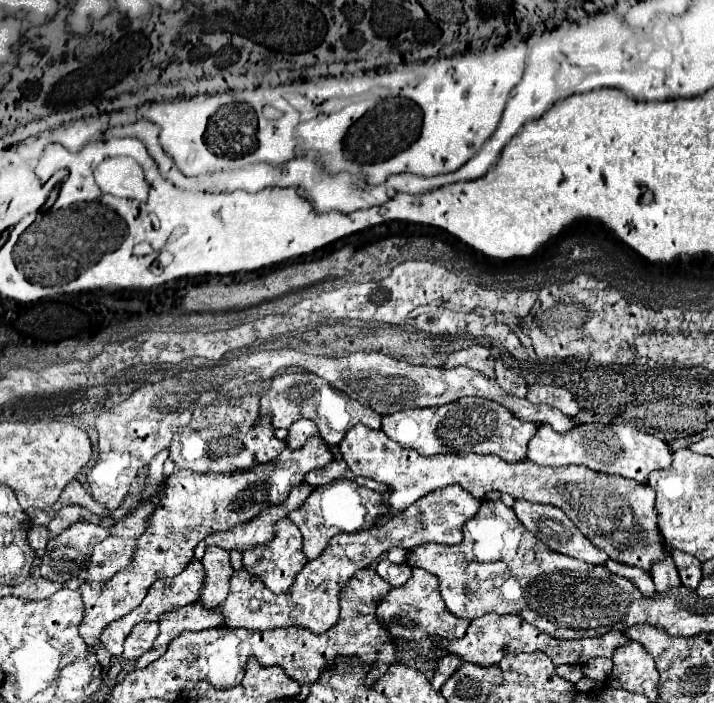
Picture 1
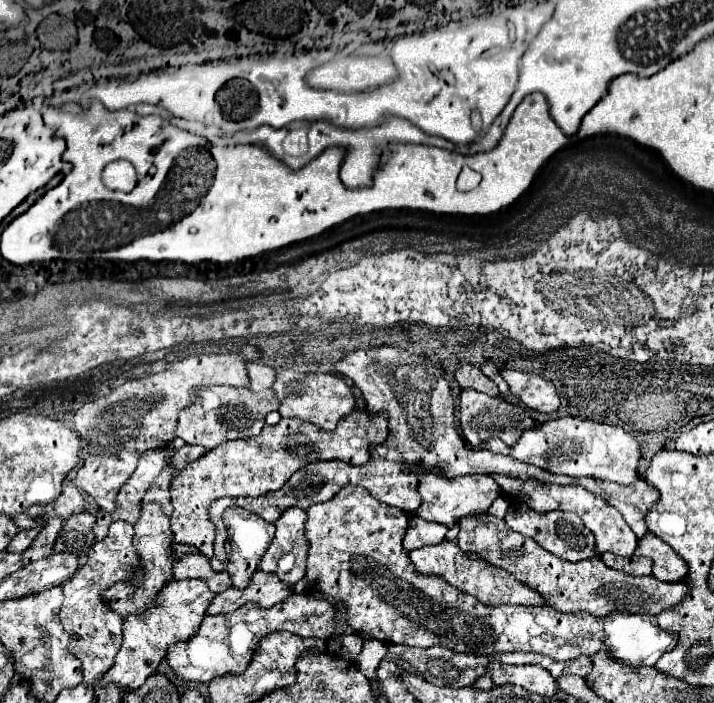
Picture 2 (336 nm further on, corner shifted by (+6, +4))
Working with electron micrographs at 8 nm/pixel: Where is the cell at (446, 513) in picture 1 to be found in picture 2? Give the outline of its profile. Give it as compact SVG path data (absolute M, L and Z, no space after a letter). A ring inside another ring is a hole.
M424 475L418 485L418 493L422 495L422 507L416 511L416 515L426 521L436 521L452 527L456 519L462 519L476 509L480 513L486 513L492 501L500 495L500 487L490 475L462 475L452 479L442 475Z

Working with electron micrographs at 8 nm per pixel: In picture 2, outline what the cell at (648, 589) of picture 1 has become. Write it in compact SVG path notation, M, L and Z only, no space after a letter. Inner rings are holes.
M604 553L600 559L610 569L618 569L618 571L624 571L630 575L652 575L652 563L646 557L636 557L636 555L620 557L614 553Z

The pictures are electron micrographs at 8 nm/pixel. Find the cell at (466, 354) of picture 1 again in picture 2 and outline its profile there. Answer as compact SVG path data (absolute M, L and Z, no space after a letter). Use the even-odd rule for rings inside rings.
M462 365L456 371L456 381L460 383L462 389L474 389L474 391L486 393L490 397L500 397L498 387L476 365Z

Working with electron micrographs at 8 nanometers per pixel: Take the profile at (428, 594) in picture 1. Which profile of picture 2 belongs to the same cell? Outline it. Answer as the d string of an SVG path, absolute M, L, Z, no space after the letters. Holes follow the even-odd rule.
M442 541L438 545L428 545L428 547L420 547L410 551L410 559L416 565L416 571L424 573L424 575L438 575L444 577L450 585L458 587L464 593L470 593L474 597L478 597L484 605L544 605L546 601L542 599L542 595L538 595L538 591L526 587L522 581L514 579L514 575L510 575L510 571L494 567L492 563L486 563L484 559L478 559L478 555L470 555L468 551L462 551L460 547L456 547L456 541Z

